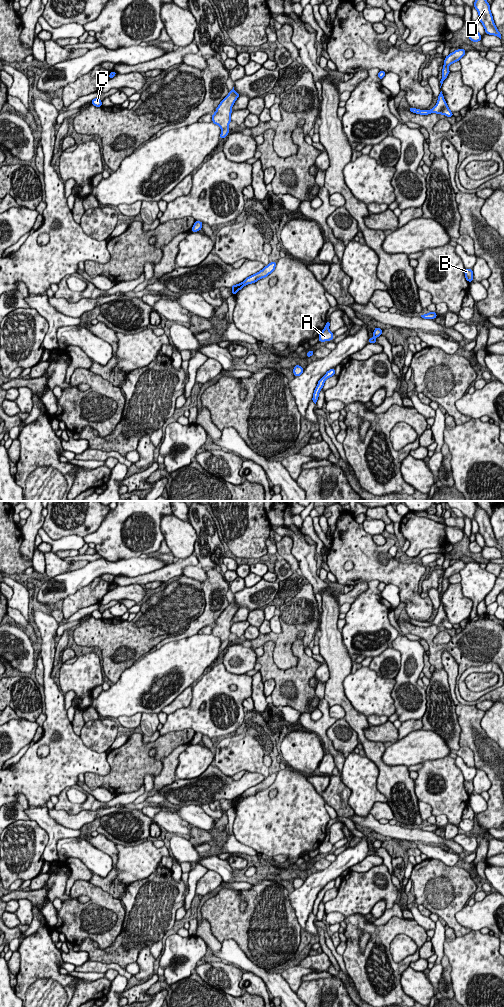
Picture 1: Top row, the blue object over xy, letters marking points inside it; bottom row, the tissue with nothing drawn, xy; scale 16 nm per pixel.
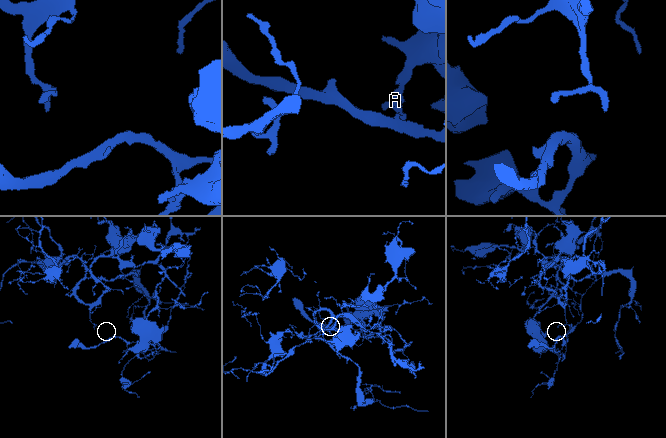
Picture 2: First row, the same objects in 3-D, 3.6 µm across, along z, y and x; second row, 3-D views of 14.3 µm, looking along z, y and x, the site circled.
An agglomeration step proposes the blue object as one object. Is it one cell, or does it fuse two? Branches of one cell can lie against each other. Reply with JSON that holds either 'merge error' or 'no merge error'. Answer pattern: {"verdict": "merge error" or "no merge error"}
{"verdict": "merge error"}

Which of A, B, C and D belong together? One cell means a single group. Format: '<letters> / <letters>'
A C D / B

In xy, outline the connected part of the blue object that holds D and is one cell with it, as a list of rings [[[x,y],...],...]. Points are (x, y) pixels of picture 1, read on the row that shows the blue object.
[[[475,0],[474,8],[478,11],[479,21],[484,26],[486,34],[495,35],[501,39],[501,33],[495,26],[490,10],[490,4],[487,0]]]

